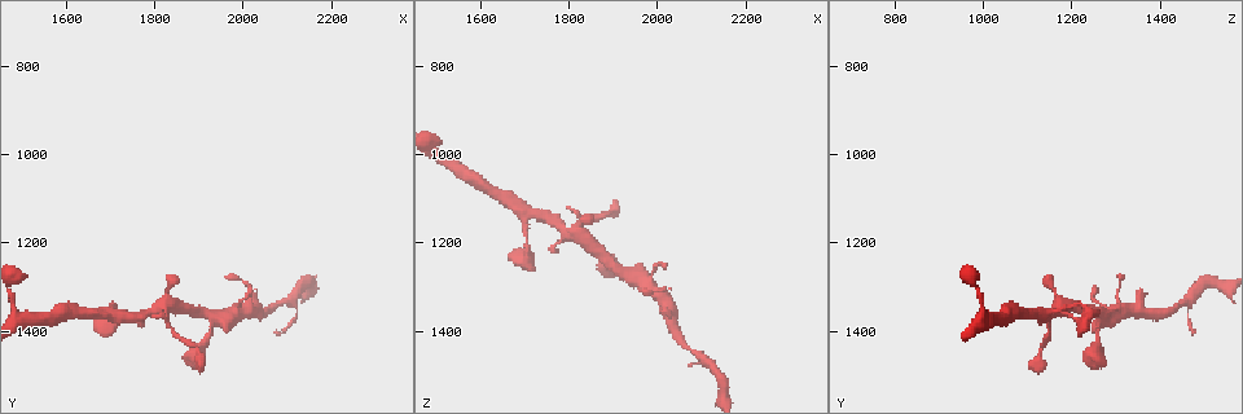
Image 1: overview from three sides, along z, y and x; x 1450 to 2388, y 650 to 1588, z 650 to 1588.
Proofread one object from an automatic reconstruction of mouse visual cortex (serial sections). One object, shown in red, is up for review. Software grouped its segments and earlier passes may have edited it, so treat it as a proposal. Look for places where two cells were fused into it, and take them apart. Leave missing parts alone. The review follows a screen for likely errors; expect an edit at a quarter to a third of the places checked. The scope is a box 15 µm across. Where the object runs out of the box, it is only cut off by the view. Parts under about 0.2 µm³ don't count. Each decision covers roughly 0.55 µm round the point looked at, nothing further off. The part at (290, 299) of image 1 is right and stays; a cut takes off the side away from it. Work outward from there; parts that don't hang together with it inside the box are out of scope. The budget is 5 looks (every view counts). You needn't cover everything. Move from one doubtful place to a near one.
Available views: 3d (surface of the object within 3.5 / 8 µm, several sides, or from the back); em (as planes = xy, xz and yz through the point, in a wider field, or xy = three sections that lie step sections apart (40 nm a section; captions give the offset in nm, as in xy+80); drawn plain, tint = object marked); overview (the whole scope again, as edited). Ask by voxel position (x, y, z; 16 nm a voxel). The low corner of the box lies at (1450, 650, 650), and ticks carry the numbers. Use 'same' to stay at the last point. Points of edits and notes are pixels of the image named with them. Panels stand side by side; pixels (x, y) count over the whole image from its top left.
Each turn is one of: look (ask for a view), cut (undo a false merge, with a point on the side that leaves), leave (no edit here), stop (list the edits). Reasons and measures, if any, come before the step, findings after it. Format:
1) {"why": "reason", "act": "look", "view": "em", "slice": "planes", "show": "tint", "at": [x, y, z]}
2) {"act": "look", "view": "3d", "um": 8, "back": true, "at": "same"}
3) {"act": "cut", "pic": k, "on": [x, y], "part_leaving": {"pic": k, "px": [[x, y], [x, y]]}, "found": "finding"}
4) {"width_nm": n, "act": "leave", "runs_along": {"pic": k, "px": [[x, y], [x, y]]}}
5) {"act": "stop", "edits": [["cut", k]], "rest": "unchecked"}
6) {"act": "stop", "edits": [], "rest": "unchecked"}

{"why": "a fork", "act": "look", "view": "3d", "um": 3.5, "at": [1820, 1335, 1170]}

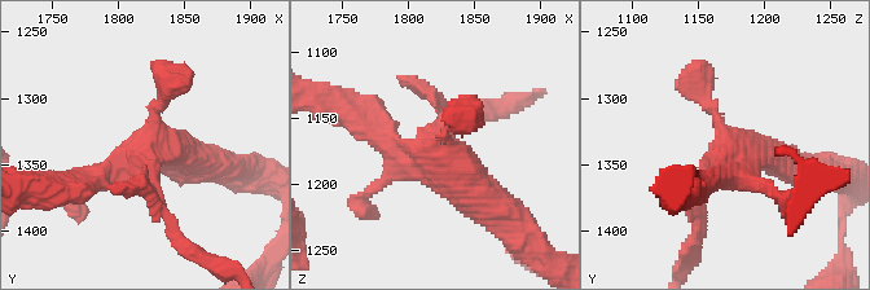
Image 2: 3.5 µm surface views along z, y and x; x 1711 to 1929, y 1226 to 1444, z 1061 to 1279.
{"why": "need the tissue", "act": "look", "view": "em", "slice": "xy", "step": 3, "show": "plain", "at": [1820, 1342, 1176]}

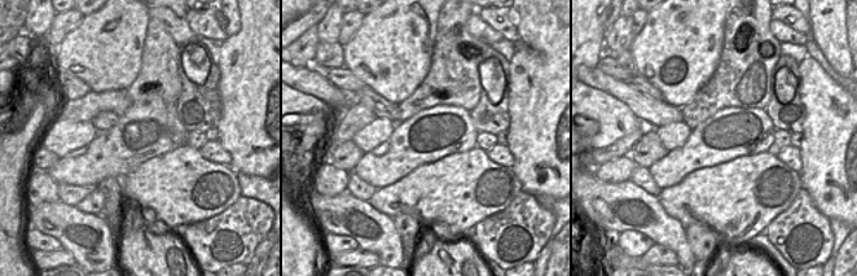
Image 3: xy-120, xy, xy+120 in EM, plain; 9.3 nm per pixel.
{"act": "look", "view": "em", "slice": "xy", "step": 3, "show": "tint", "at": "same"}

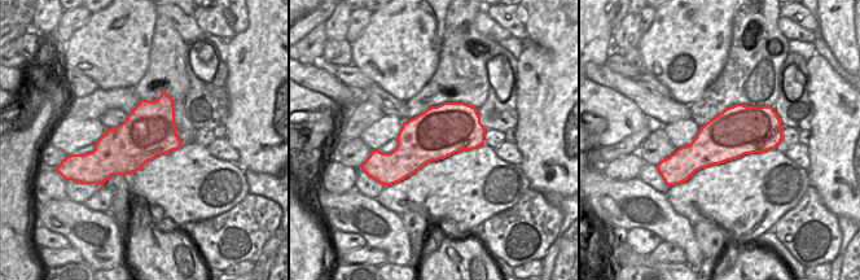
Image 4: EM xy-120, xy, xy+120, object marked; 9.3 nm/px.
{"act": "leave", "runs_along": {"pic": 2, "px": [[499, 209], [364, 123]]}, "found": "continuous, no second cell"}

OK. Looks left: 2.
{"why": "side arm on a straight run", "act": "look", "view": "3d", "um": 8, "at": [1700, 1370, 1130]}

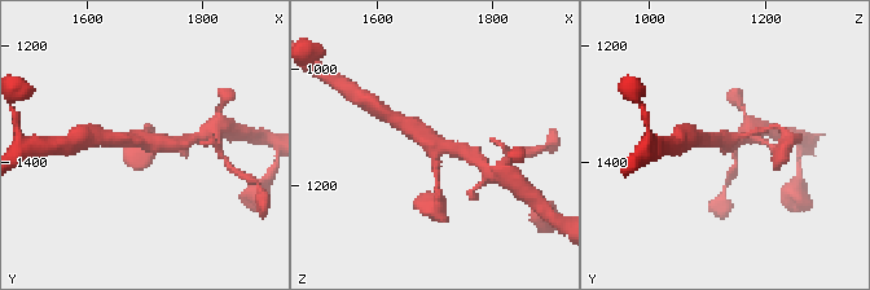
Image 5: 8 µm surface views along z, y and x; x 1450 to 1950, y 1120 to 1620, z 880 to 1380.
{"why": "need the tissue", "act": "look", "view": "em", "slice": "planes", "show": "tint", "at": [1705, 1365, 1130]}

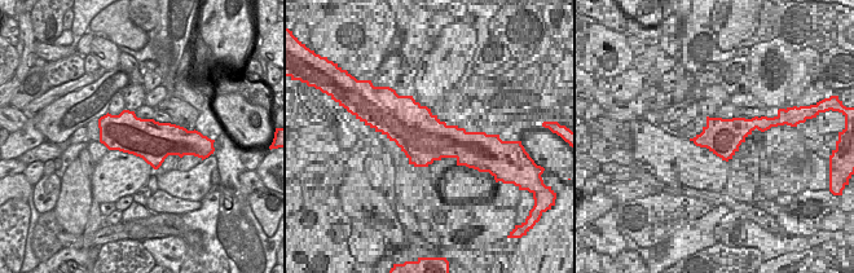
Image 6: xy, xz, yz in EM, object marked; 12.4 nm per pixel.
{"width_nm": 500, "act": "leave", "runs_along": {"pic": 5, "px": [[471, 157], [431, 145], [401, 123]]}, "found": "continuous, no second cell"}

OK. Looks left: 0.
{"act": "stop", "edits": [], "rest": "unchecked"}

